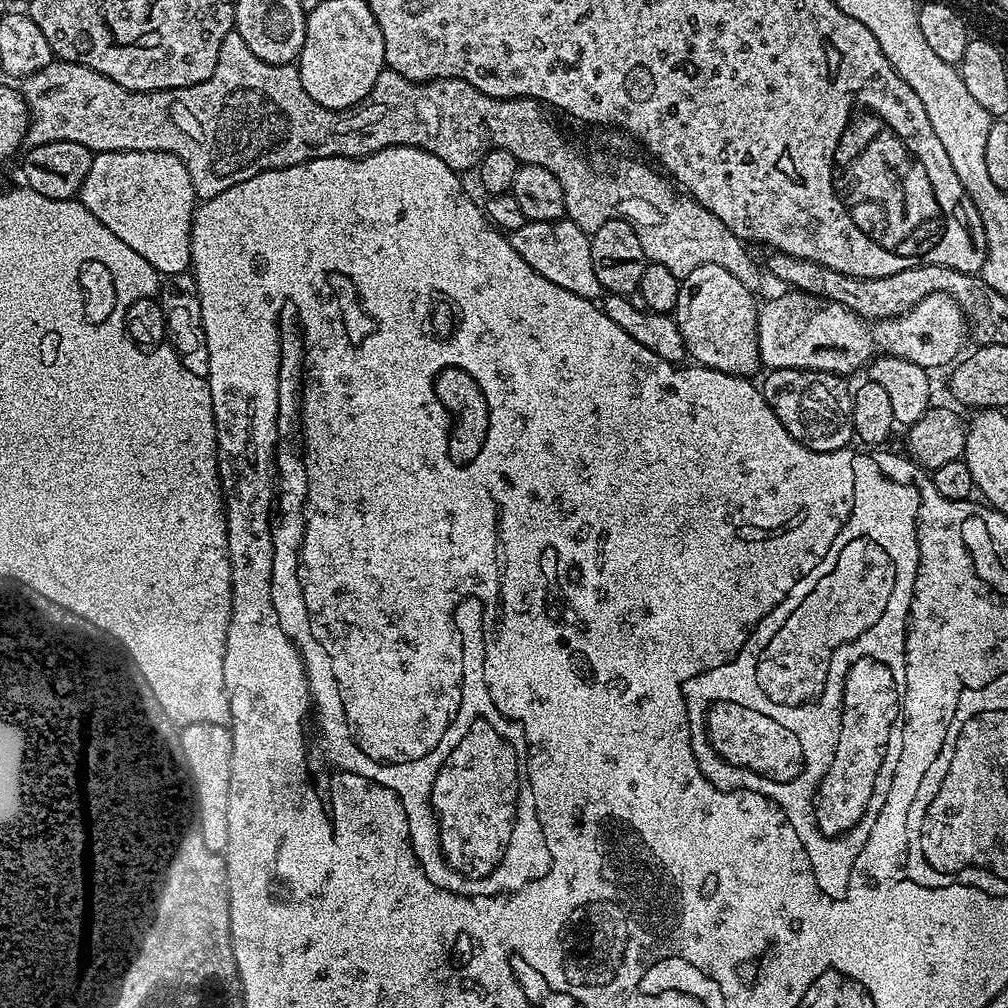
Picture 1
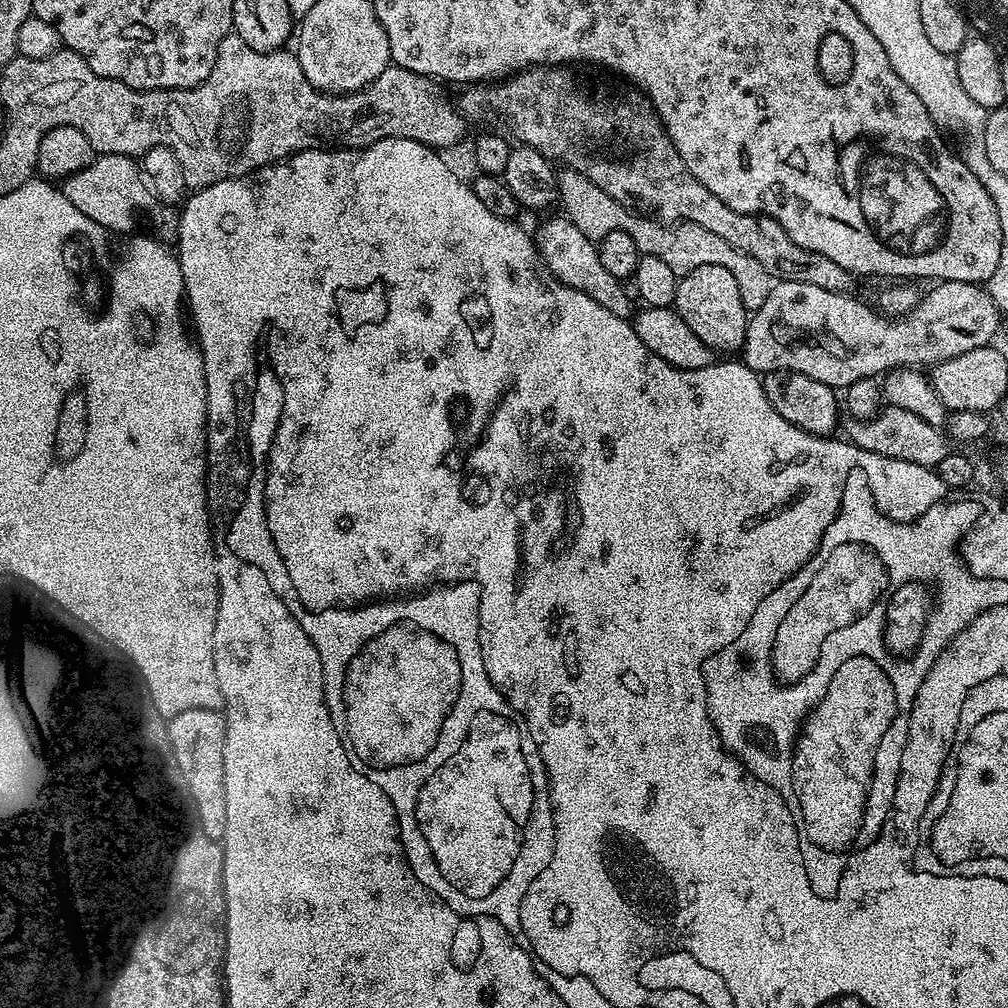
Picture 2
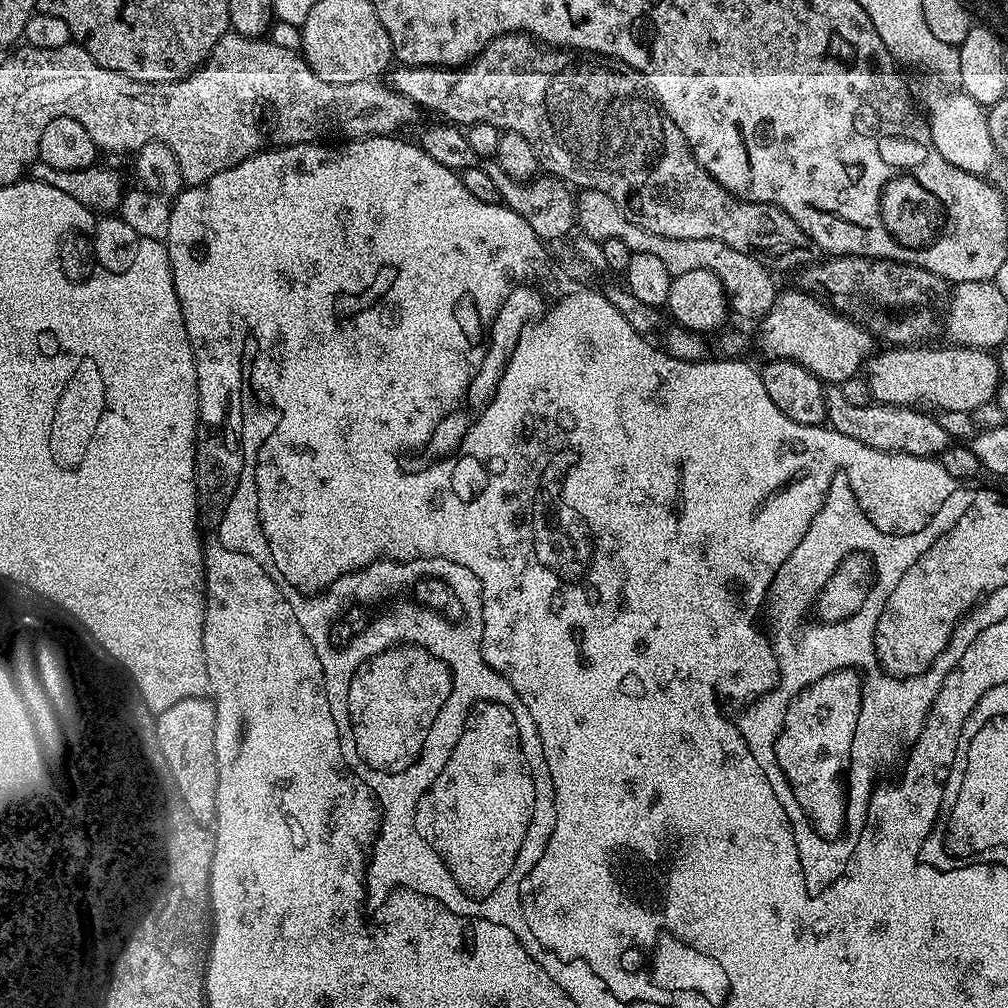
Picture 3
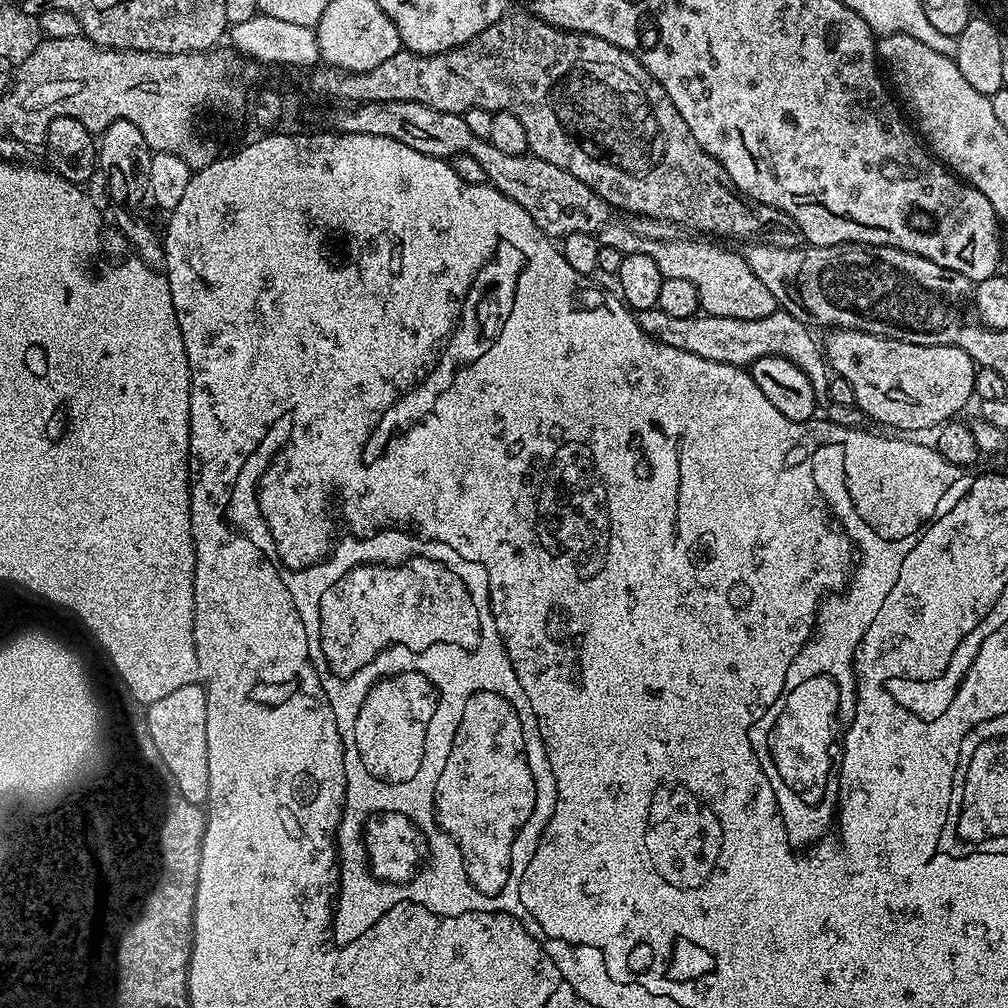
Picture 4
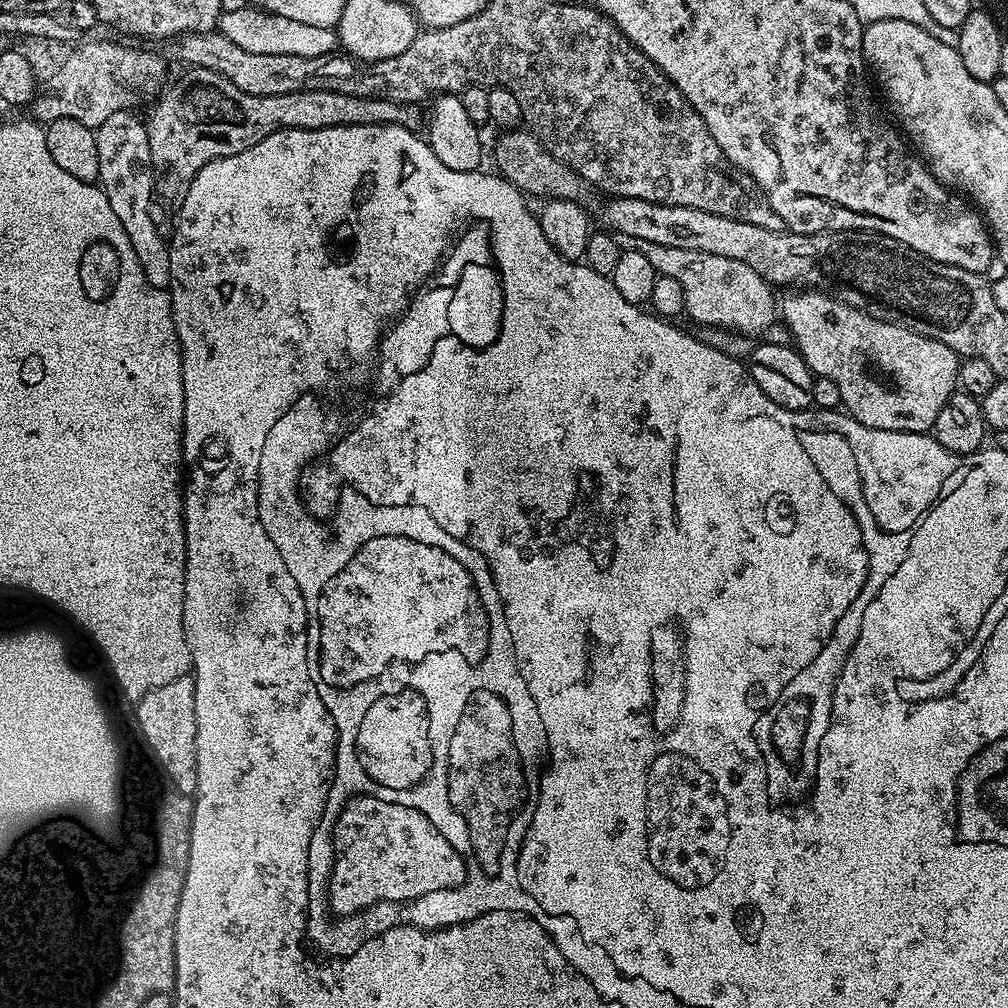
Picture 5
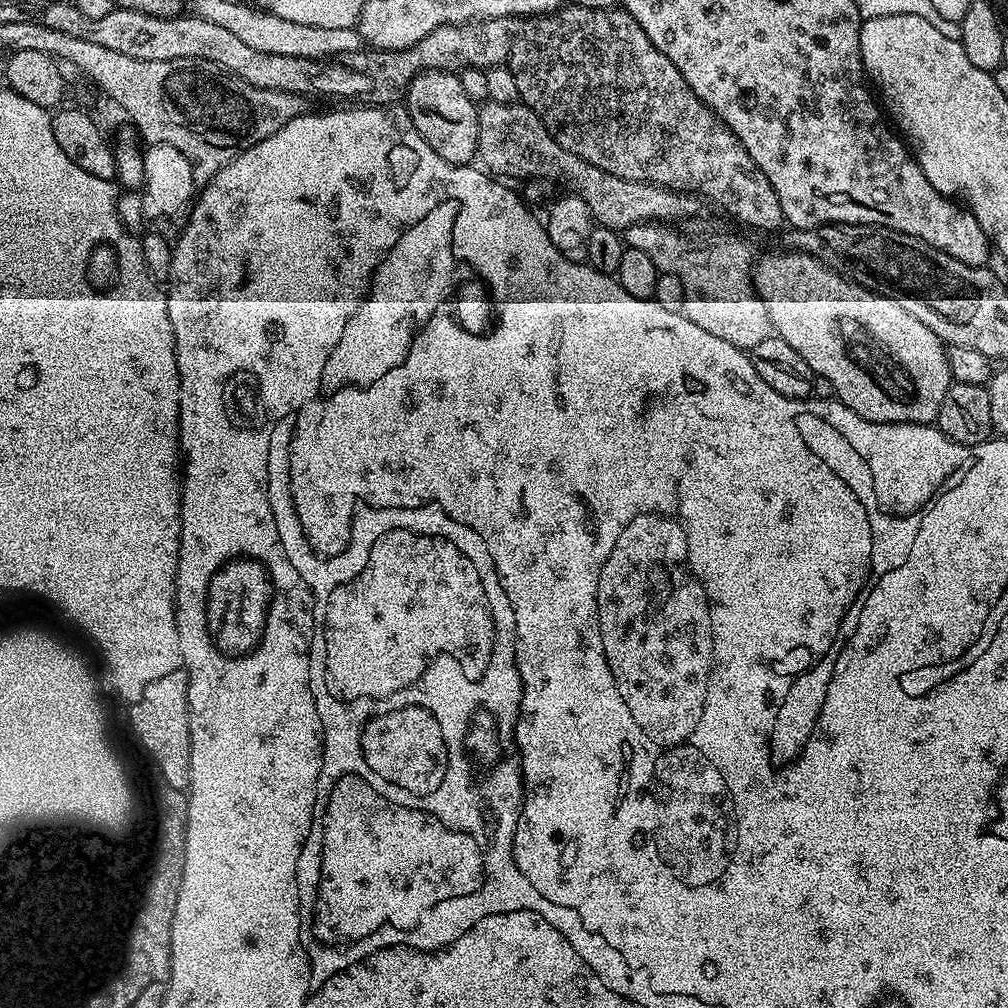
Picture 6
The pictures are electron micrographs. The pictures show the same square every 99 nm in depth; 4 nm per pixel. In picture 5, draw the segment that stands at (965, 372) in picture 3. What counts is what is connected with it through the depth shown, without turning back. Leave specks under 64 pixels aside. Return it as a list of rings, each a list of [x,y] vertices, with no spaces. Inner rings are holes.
[[[819,290],[793,292],[796,292],[793,296],[782,300],[782,324],[788,329],[796,351],[803,356],[809,370],[838,384],[847,415],[874,430],[931,433],[942,406],[946,406],[953,392],[957,391],[961,357],[950,350],[950,346],[934,338],[926,338],[893,320],[875,320],[869,312],[843,304],[835,295]]]

